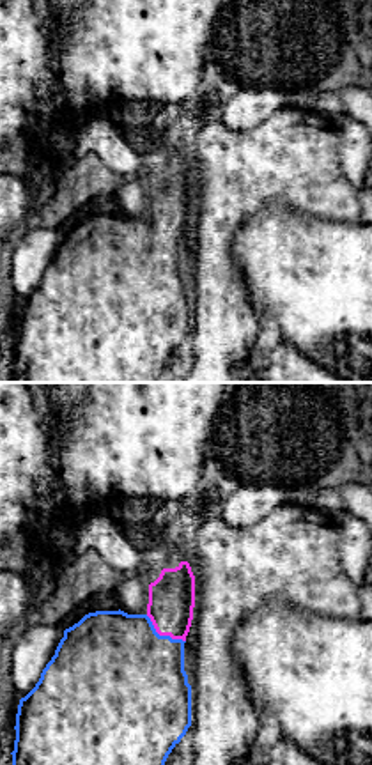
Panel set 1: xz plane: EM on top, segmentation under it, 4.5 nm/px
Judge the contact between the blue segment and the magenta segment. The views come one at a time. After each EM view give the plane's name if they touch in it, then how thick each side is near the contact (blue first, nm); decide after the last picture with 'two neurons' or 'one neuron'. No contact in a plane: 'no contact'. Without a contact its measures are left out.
xz | 500/200 nm

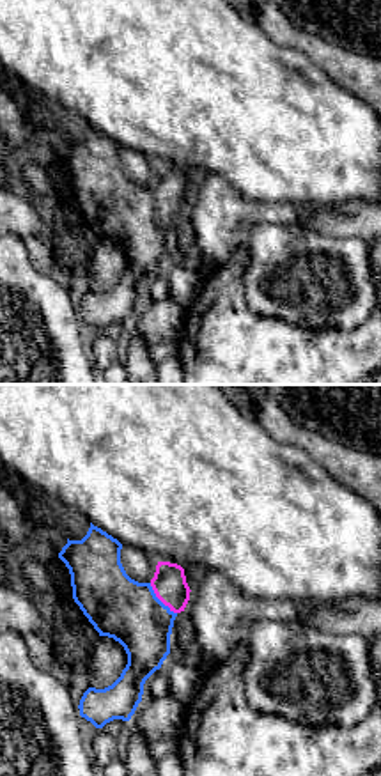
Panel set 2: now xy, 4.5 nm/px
xy | 280/160 nm

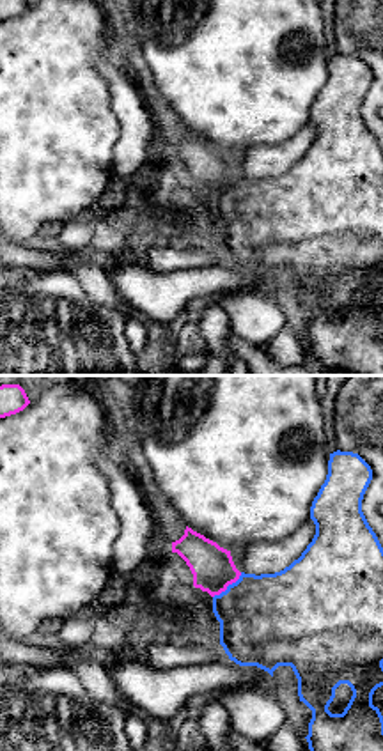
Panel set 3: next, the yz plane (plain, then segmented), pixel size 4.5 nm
yz | 420/190 nm

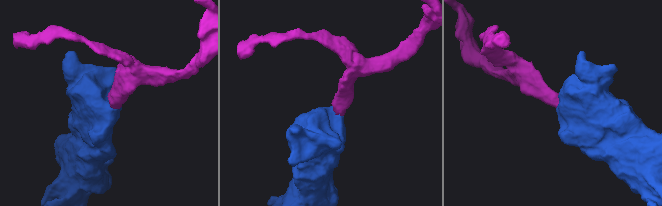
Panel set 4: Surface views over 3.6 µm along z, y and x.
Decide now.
one neuron

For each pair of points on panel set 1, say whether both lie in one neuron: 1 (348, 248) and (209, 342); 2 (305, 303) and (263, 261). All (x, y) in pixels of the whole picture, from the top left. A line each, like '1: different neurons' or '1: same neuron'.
1: different neurons
2: same neuron

